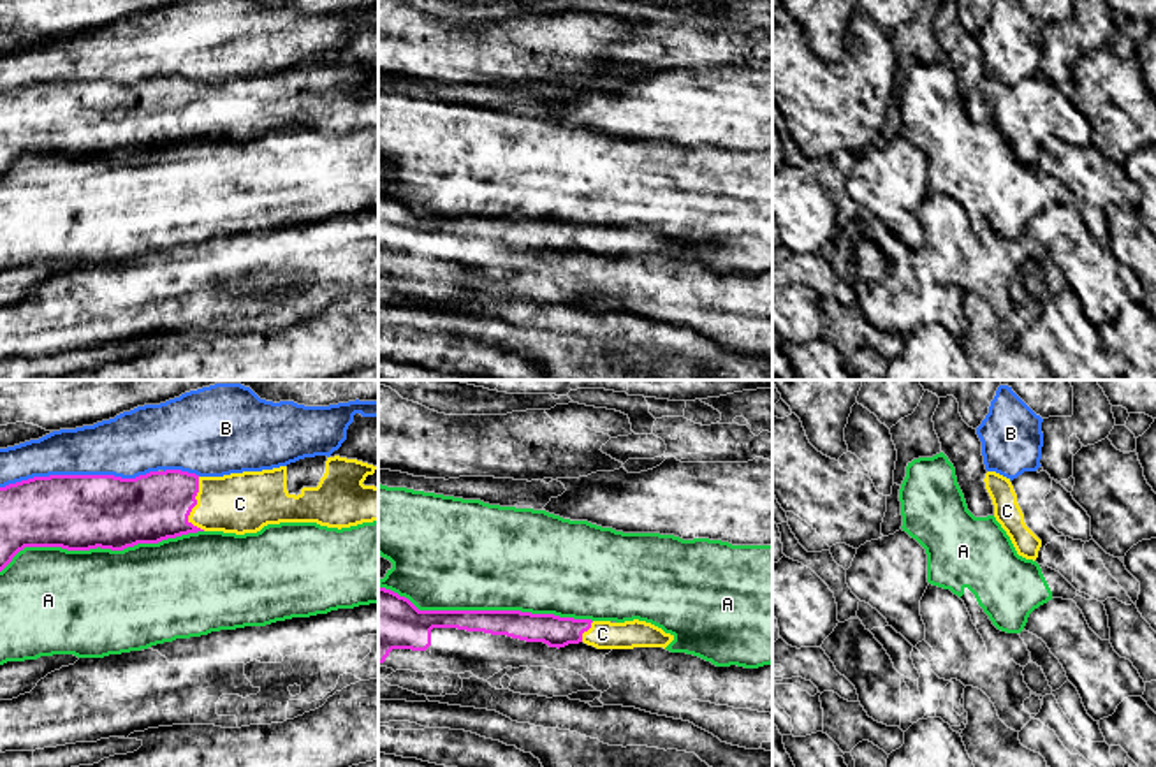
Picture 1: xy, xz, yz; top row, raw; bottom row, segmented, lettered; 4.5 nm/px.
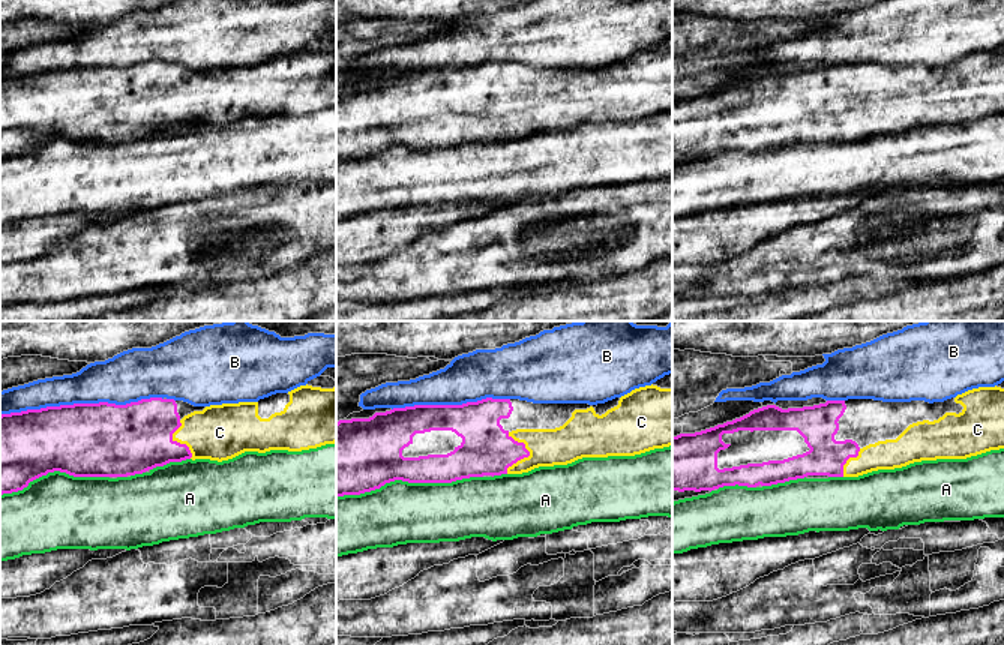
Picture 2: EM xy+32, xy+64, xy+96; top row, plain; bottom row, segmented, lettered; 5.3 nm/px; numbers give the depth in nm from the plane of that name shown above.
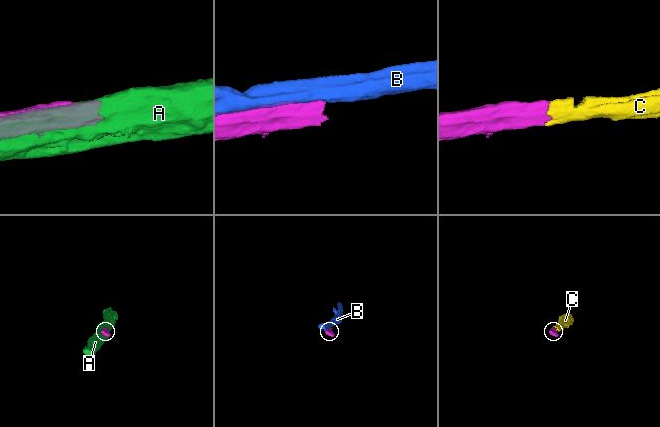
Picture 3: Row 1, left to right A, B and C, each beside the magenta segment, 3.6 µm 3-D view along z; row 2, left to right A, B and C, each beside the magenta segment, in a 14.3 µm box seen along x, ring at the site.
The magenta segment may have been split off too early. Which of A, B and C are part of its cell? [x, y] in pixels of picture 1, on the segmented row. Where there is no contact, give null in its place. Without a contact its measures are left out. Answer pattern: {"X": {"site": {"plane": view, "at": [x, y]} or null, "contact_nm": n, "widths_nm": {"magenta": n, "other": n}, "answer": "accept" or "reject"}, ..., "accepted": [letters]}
{"A": {"site": {"plane": "xz", "at": [486, 611]}, "contact_nm": 1000, "widths_nm": {"magenta": 130, "other": 480}, "answer": "reject"}, "B": {"site": {"plane": "xy", "at": [78, 475]}, "contact_nm": 700, "widths_nm": {"magenta": 360, "other": 280}, "answer": "reject"}, "C": {"site": {"plane": "xy", "at": [194, 505]}, "contact_nm": 260, "widths_nm": {"magenta": 320, "other": 280}, "answer": "accept"}, "accepted": ["C"]}

